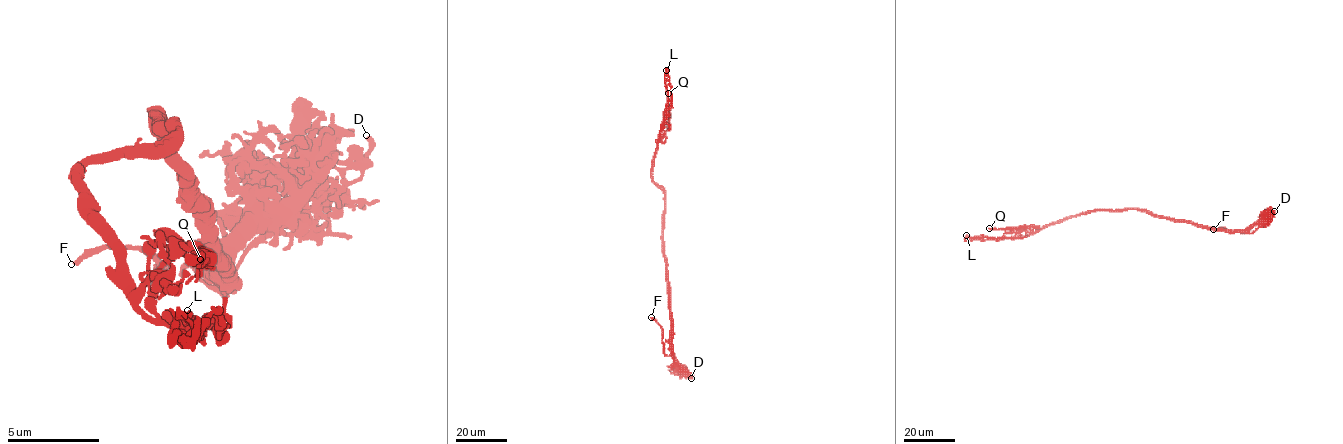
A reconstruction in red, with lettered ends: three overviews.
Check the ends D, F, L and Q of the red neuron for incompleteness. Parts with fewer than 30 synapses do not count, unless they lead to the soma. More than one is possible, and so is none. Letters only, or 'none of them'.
F

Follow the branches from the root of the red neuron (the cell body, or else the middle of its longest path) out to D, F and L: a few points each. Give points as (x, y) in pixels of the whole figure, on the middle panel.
D: (663, 232), (672, 352), (691, 378)
F: (663, 232), (670, 311), (670, 355), (663, 352), (663, 329), (651, 317)
L: (663, 232), (665, 192), (652, 180), (652, 162), (665, 118), (666, 70)

